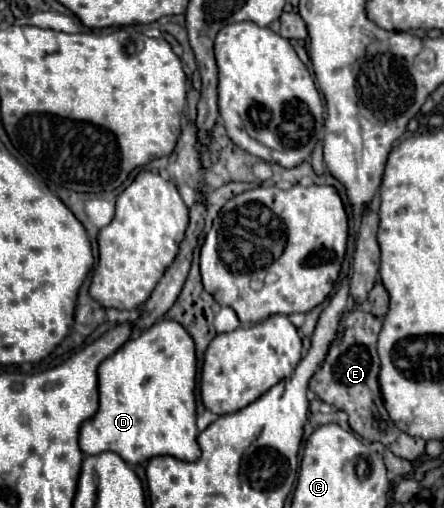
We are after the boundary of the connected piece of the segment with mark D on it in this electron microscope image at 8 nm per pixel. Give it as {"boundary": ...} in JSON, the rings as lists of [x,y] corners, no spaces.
{"boundary":[[[157,321],[137,338],[126,342],[116,354],[106,358],[98,368],[98,392],[100,408],[92,420],[86,420],[80,428],[80,448],[86,456],[112,450],[120,454],[130,466],[144,464],[154,456],[174,456],[178,460],[194,462],[200,458],[200,446],[196,442],[196,398],[190,396],[192,378],[196,382],[196,344],[188,330],[180,322]]]}

